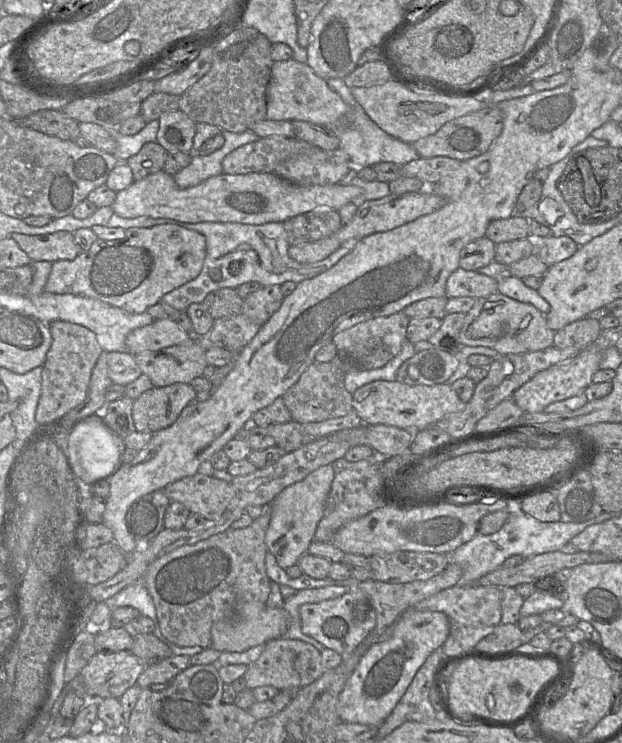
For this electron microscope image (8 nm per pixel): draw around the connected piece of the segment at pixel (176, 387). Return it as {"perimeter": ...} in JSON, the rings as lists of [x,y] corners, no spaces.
{"perimeter":[[[187,383],[153,387],[133,402],[132,417],[135,429],[156,433],[171,426],[183,409],[194,402],[196,392]]]}

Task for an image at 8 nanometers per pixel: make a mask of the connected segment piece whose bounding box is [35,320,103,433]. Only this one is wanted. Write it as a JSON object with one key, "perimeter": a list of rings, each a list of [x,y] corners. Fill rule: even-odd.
{"perimeter":[[[58,320],[50,324],[50,331],[52,344],[42,366],[41,395],[35,412],[43,433],[84,401],[93,369],[103,352],[96,335],[84,326]]]}

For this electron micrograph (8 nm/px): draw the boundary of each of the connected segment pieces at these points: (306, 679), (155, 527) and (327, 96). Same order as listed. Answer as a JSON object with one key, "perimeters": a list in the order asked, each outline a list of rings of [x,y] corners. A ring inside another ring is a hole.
{"perimeters":[[[[282,637],[271,640],[259,658],[247,666],[244,674],[247,687],[254,689],[271,685],[280,690],[297,690],[319,679],[325,672],[321,663],[321,653],[311,644],[301,640]]],[[[156,490],[135,500],[126,510],[127,531],[137,543],[137,547],[148,547],[161,530],[164,529],[164,514],[170,500],[163,490]]],[[[295,59],[273,62],[271,77],[266,88],[267,119],[285,121],[307,121],[334,130],[351,119],[351,109],[341,96],[333,91],[326,80],[319,77],[308,64]]]]}

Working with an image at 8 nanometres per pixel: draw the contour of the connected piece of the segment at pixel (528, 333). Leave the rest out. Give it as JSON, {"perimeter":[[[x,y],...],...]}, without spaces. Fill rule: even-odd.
{"perimeter":[[[499,292],[476,299],[473,307],[465,314],[459,341],[465,346],[484,346],[502,355],[535,352],[553,346],[555,331],[546,322],[546,314],[531,304],[522,303]]]}

